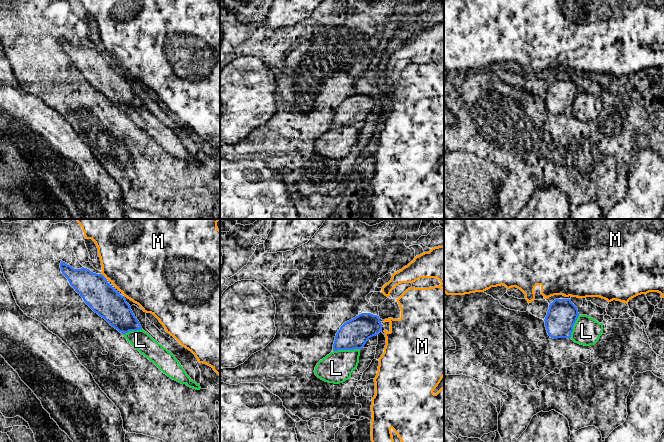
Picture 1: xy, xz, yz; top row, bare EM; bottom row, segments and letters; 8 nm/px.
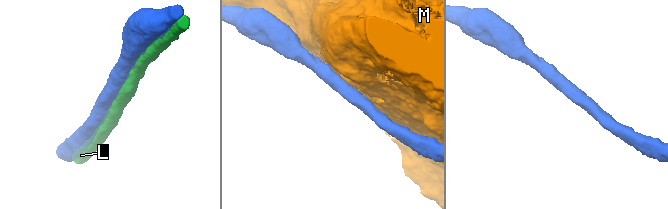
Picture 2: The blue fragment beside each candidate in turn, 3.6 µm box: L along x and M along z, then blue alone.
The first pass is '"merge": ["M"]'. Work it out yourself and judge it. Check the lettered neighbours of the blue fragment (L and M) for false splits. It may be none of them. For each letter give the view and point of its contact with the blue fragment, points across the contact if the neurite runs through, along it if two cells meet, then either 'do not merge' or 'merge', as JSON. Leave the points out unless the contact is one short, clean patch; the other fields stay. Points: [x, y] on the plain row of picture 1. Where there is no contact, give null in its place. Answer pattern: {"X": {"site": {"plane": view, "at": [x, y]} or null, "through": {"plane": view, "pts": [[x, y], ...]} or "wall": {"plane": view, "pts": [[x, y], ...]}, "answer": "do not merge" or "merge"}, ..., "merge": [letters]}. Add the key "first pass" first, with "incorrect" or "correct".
{"first pass": "incorrect", "L": {"site": {"plane": "xz", "at": [346, 125]}, "answer": "do not merge"}, "M": {"site": {"plane": "xy", "at": [105, 54]}, "wall": {"plane": "xy", "pts": [[104, 53], [106, 55]]}, "answer": "do not merge"}, "merge": []}

